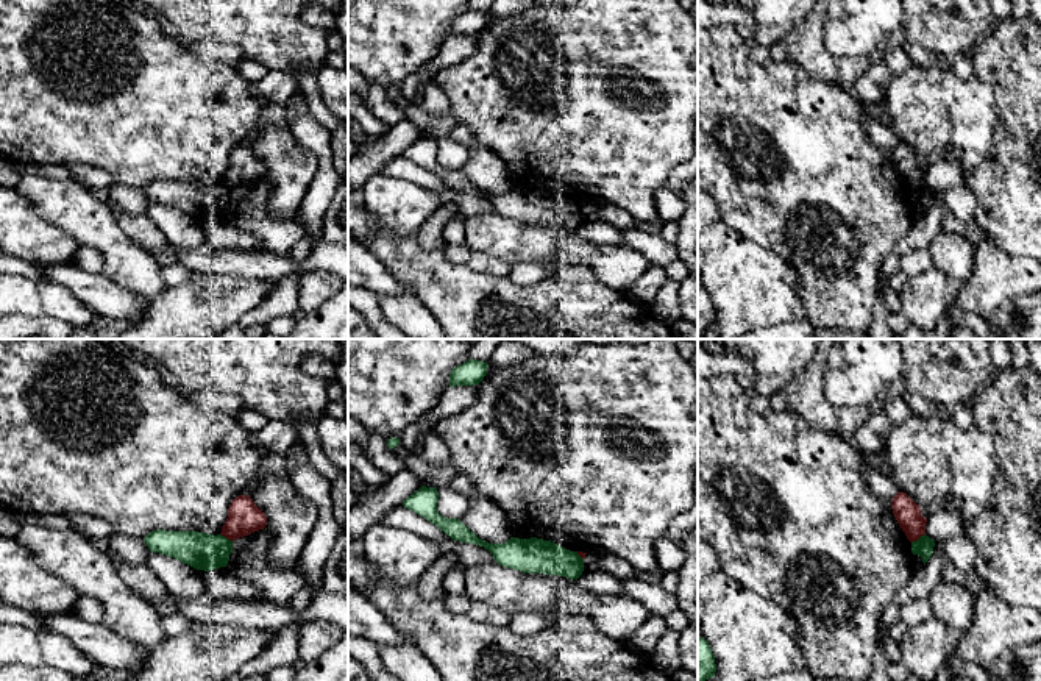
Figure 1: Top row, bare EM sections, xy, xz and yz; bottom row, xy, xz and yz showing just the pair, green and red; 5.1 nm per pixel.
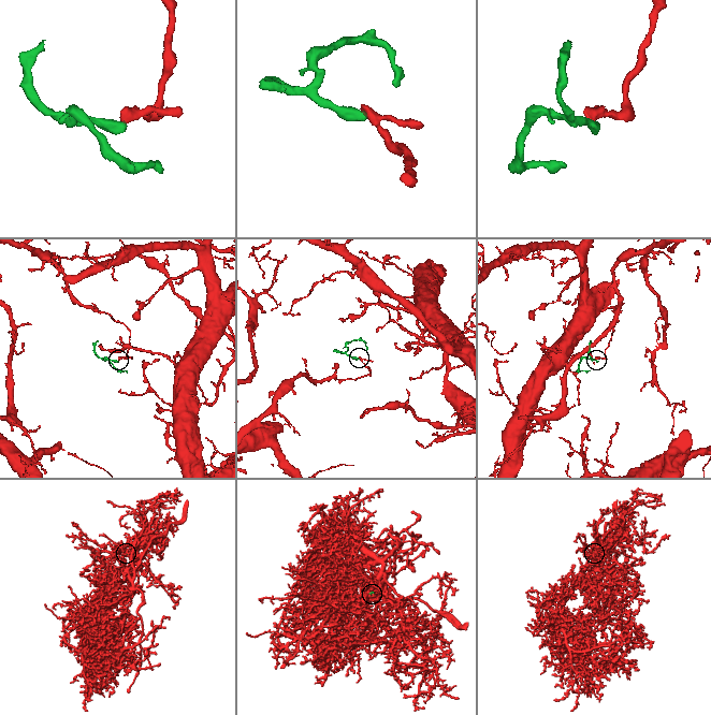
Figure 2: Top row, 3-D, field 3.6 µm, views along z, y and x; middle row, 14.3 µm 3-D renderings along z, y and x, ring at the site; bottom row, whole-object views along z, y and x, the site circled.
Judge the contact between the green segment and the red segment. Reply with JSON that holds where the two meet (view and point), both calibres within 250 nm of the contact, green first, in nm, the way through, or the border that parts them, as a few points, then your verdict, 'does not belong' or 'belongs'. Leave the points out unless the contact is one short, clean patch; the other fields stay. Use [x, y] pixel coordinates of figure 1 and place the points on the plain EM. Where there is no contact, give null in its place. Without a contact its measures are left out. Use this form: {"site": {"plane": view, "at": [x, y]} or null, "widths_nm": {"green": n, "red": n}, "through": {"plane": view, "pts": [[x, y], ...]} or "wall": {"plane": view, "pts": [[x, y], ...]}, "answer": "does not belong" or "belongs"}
{"site": {"plane": "xy", "at": [225, 188]}, "widths_nm": {"green": 190, "red": 180}, "answer": "does not belong"}

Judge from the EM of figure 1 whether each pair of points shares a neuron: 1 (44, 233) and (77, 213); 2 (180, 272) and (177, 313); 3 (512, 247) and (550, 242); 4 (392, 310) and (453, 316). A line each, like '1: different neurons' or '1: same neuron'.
1: different neurons
2: different neurons
3: same neuron
4: different neurons

